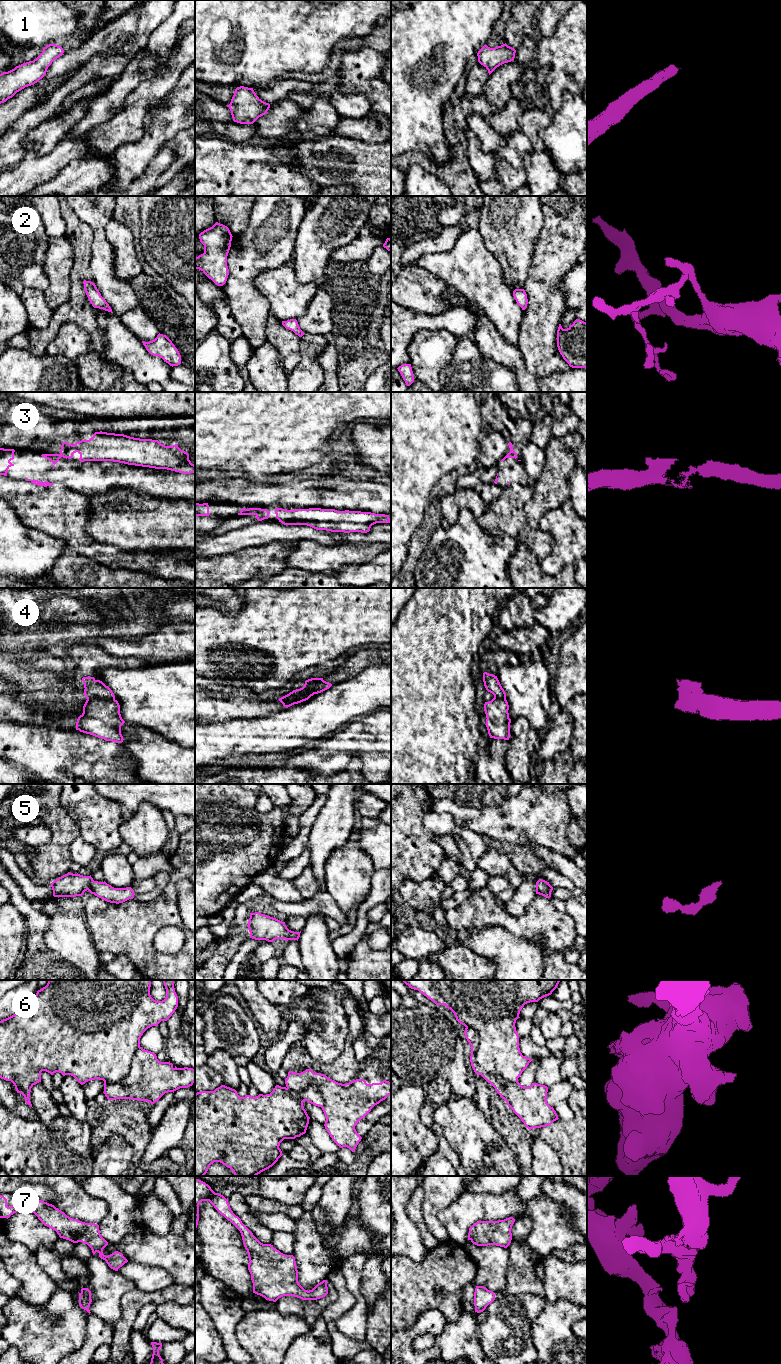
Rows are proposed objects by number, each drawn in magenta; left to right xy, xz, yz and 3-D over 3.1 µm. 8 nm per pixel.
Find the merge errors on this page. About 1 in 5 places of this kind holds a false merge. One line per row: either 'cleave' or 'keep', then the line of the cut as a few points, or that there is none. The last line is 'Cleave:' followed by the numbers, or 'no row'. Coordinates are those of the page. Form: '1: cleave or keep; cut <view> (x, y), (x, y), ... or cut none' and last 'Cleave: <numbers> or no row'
1: keep; cut none
2: keep; cut none
3: cleave; cut xz (260, 508), (255, 514)
4: cleave; cut xy (87, 697), (114, 699)
5: keep; cut none
6: cleave; cut yz (466, 1026), (478, 1033), (476, 1062), (488, 1073), (516, 1081)
7: keep; cut none
Cleave: 3, 4, 6

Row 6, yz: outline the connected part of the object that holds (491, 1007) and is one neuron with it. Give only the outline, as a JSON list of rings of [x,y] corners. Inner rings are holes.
[[[402,980],[409,988],[418,990],[428,999],[433,1001],[436,1005],[445,1005],[448,1009],[450,1009],[455,1017],[456,1020],[464,1025],[465,1027],[470,1027],[475,1029],[479,1033],[480,1043],[476,1052],[476,1061],[479,1066],[483,1068],[485,1072],[491,1075],[501,1076],[507,1081],[517,1081],[522,1072],[527,1068],[529,1063],[533,1060],[527,1058],[522,1055],[519,1048],[519,1035],[516,1031],[515,1023],[519,1017],[520,1011],[524,1007],[525,1004],[530,1002],[538,1002],[540,999],[549,996],[552,992],[557,988],[560,980]]]

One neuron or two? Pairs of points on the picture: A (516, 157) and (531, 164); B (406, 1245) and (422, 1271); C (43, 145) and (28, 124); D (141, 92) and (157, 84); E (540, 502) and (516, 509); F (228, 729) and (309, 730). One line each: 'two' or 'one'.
A: two
B: two
C: two
D: one
E: two
F: one

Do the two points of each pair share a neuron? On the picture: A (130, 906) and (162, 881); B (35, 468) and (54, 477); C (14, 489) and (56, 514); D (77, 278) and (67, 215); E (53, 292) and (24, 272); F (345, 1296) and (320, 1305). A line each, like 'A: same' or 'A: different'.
A: different
B: same
C: same
D: same
E: different
F: different

